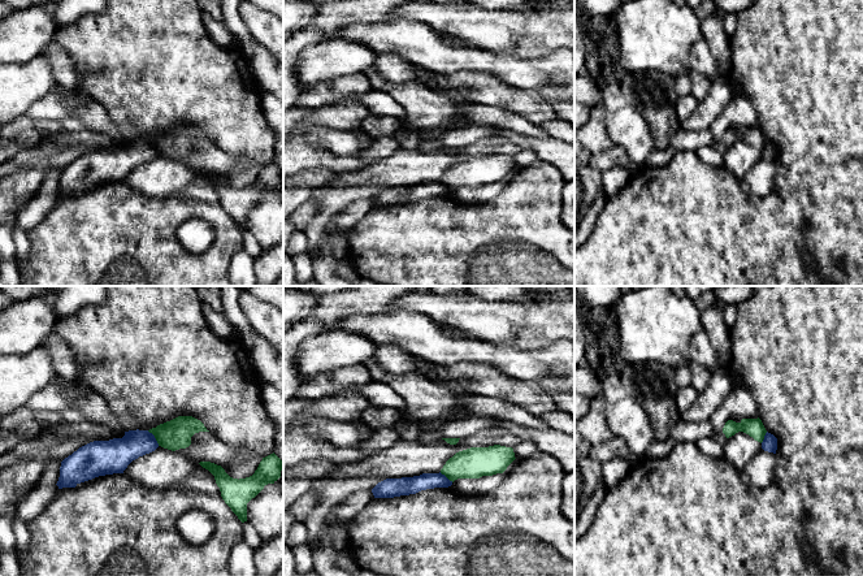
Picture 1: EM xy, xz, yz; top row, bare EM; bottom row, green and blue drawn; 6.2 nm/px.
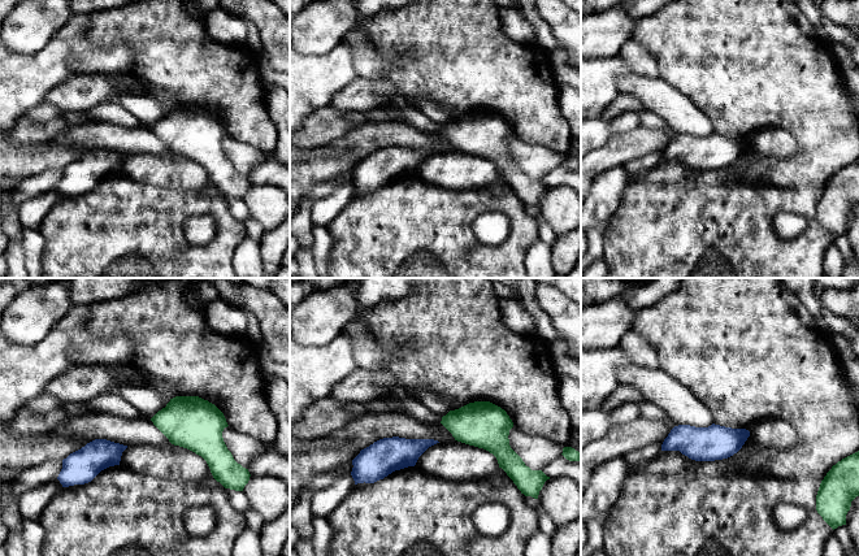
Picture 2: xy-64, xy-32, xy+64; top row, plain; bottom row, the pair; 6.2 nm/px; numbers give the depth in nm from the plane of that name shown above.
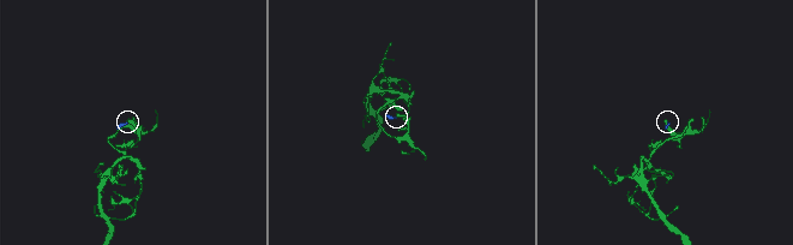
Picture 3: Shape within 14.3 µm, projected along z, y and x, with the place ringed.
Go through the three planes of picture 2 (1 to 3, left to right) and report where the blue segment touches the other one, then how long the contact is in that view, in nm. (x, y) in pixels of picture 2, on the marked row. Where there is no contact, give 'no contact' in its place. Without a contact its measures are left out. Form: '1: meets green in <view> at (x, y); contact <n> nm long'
1: no contact
2: no contact
3: no contact

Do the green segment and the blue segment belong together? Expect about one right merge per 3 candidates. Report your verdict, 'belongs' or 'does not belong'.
does not belong

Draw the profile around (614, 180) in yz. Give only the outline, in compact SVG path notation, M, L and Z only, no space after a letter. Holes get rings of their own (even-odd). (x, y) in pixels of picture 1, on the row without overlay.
M611 168L602 173L600 190L604 192L606 200L617 195L630 179L630 173L625 168Z

